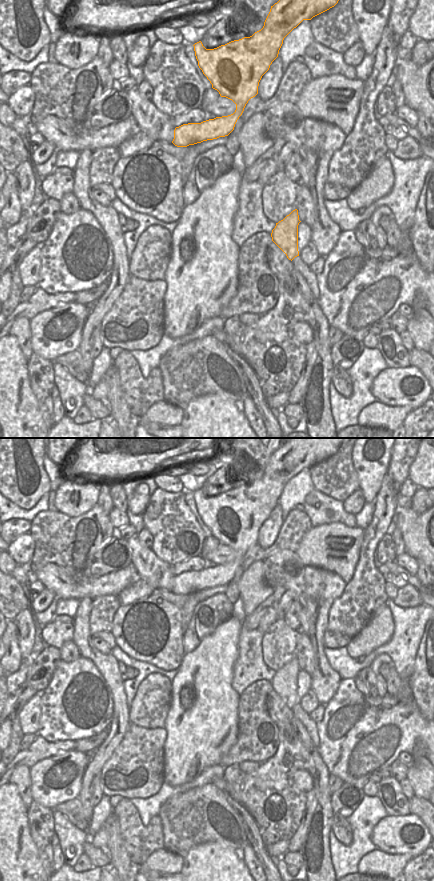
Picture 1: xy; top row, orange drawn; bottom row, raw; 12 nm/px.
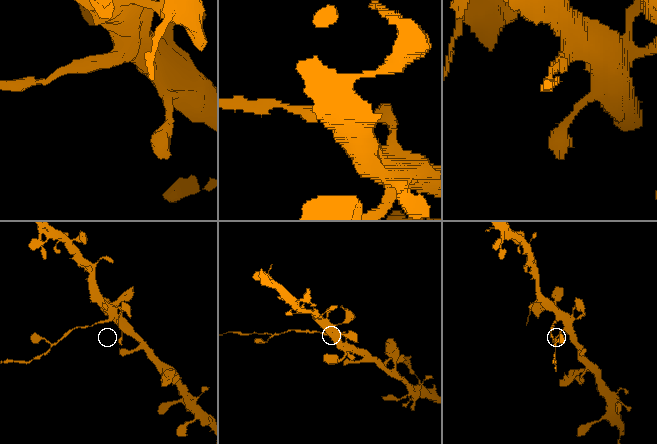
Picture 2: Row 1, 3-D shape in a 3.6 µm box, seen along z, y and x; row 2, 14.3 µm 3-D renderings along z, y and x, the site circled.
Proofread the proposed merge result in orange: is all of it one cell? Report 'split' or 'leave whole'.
split

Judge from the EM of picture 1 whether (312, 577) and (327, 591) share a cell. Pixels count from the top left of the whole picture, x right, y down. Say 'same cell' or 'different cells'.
same cell

